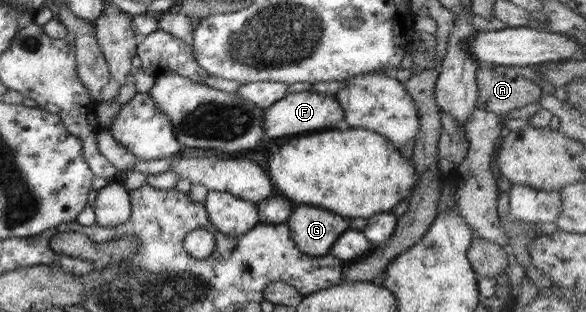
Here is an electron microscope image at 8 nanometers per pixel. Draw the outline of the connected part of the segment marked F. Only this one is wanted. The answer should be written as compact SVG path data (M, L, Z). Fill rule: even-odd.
M313 90L288 93L283 99L265 109L265 143L283 143L303 136L325 130L336 130L344 126L345 115L335 96L320 94Z

